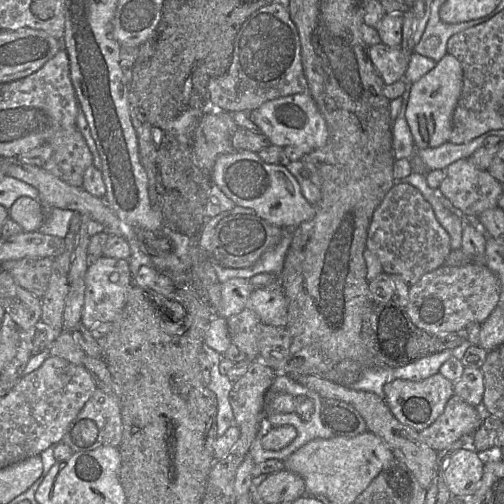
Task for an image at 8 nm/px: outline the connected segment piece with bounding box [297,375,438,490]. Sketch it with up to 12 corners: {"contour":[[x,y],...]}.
{"contour":[[315,375],[297,380],[352,405],[368,431],[430,487],[438,452],[375,393]]}

